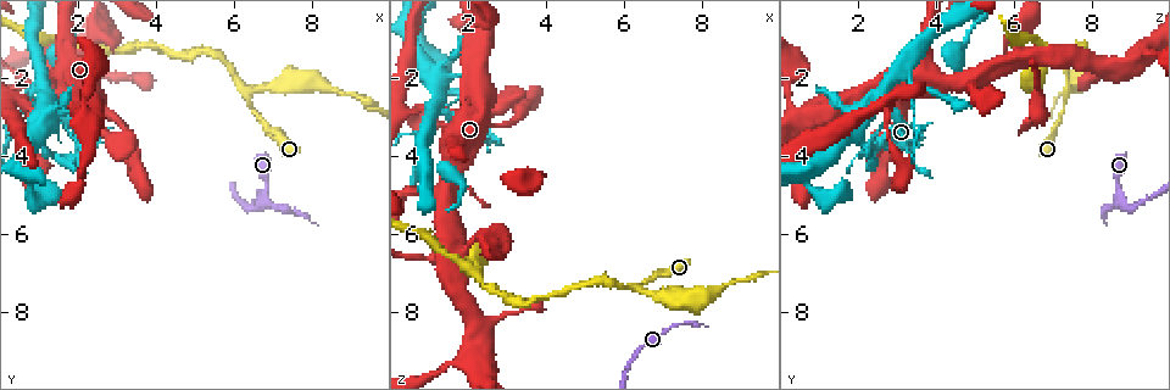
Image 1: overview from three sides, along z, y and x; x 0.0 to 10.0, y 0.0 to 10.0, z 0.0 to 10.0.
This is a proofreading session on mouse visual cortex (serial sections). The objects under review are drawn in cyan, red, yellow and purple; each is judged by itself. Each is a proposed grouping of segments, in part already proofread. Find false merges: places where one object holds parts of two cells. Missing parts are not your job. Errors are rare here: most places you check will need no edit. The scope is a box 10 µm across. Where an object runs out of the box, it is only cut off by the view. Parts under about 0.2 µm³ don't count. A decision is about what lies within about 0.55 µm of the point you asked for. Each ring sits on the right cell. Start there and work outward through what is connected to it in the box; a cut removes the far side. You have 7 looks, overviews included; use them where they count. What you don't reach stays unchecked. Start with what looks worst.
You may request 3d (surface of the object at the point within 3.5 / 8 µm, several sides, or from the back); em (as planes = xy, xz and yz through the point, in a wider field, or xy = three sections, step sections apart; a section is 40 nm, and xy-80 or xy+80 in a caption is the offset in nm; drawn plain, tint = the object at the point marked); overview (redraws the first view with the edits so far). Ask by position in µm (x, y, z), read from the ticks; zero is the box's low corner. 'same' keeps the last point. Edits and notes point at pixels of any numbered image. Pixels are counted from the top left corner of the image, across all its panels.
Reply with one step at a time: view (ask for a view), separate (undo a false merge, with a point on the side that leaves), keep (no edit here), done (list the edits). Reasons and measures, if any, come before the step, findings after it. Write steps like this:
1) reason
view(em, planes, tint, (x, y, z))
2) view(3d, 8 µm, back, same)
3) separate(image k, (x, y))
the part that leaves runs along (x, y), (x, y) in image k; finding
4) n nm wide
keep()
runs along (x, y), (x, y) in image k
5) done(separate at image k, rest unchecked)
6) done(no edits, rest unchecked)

view(3d, 3.5 µm, (6.40, 2.45, 7.35))

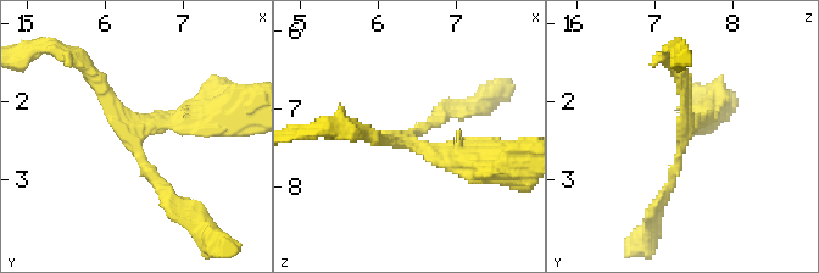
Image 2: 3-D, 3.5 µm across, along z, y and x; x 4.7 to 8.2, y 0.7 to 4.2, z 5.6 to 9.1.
view(em, xy, step 5, tint, (6.35, 2.45, 7.40))

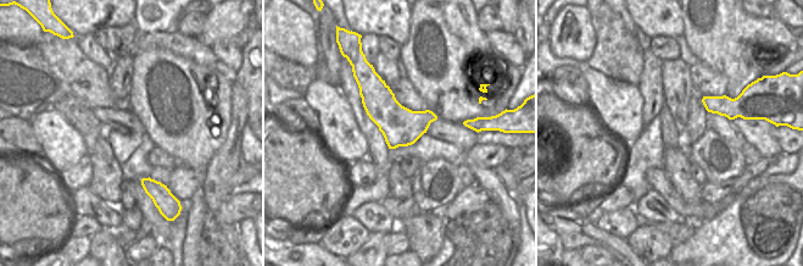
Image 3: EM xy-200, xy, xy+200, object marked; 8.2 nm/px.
keep()
runs along (171, 201), (88, 67) in image 2; all the same cell

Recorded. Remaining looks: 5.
calibre changes
view(3d, 3.5 µm, (0.90, 2.80, 2.80))

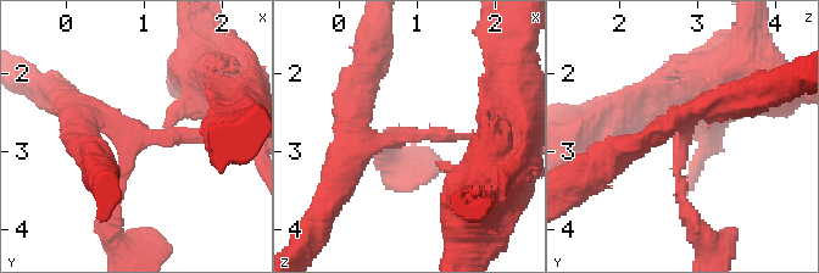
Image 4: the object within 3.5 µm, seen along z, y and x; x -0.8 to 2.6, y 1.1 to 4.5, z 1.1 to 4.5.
4 arms; arms of 100, 150, 250, 300 nm
view(em, planes, tint, (0.90, 2.80, 2.80))

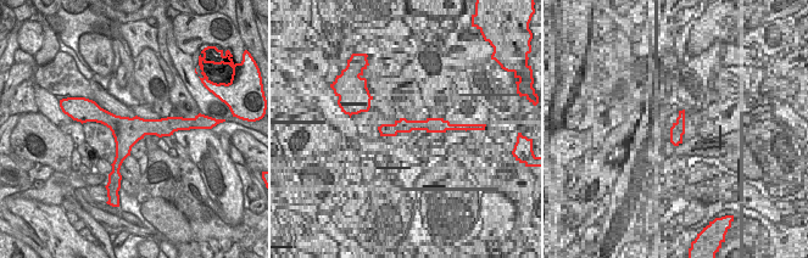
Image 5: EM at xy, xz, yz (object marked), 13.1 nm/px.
keep()
continuous, no second cell

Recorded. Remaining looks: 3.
abrupt turn
view(em, xy, step 2, tint, (6.60, 5.30, 8.80))

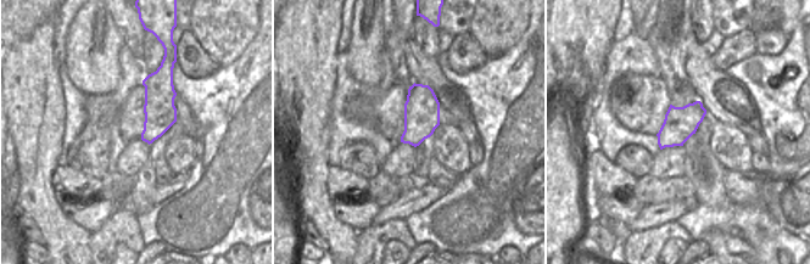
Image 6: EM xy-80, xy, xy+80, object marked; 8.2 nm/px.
see where the arms go
view(3d, 3.5 µm, same)

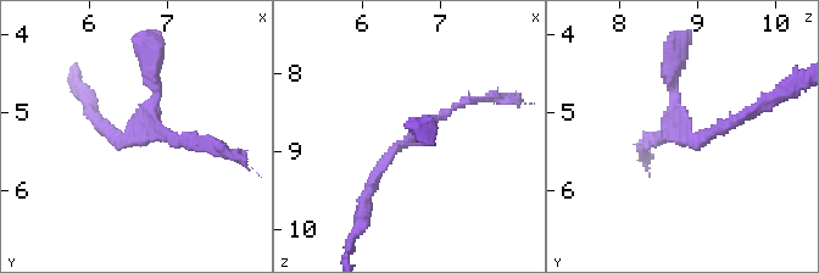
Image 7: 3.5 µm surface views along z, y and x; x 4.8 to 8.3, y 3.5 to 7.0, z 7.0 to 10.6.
keep()
runs along (424, 128), (390, 154), (365, 196) in image 7; continuous, no second cell

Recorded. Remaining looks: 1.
done(no edits, rest unchecked)

